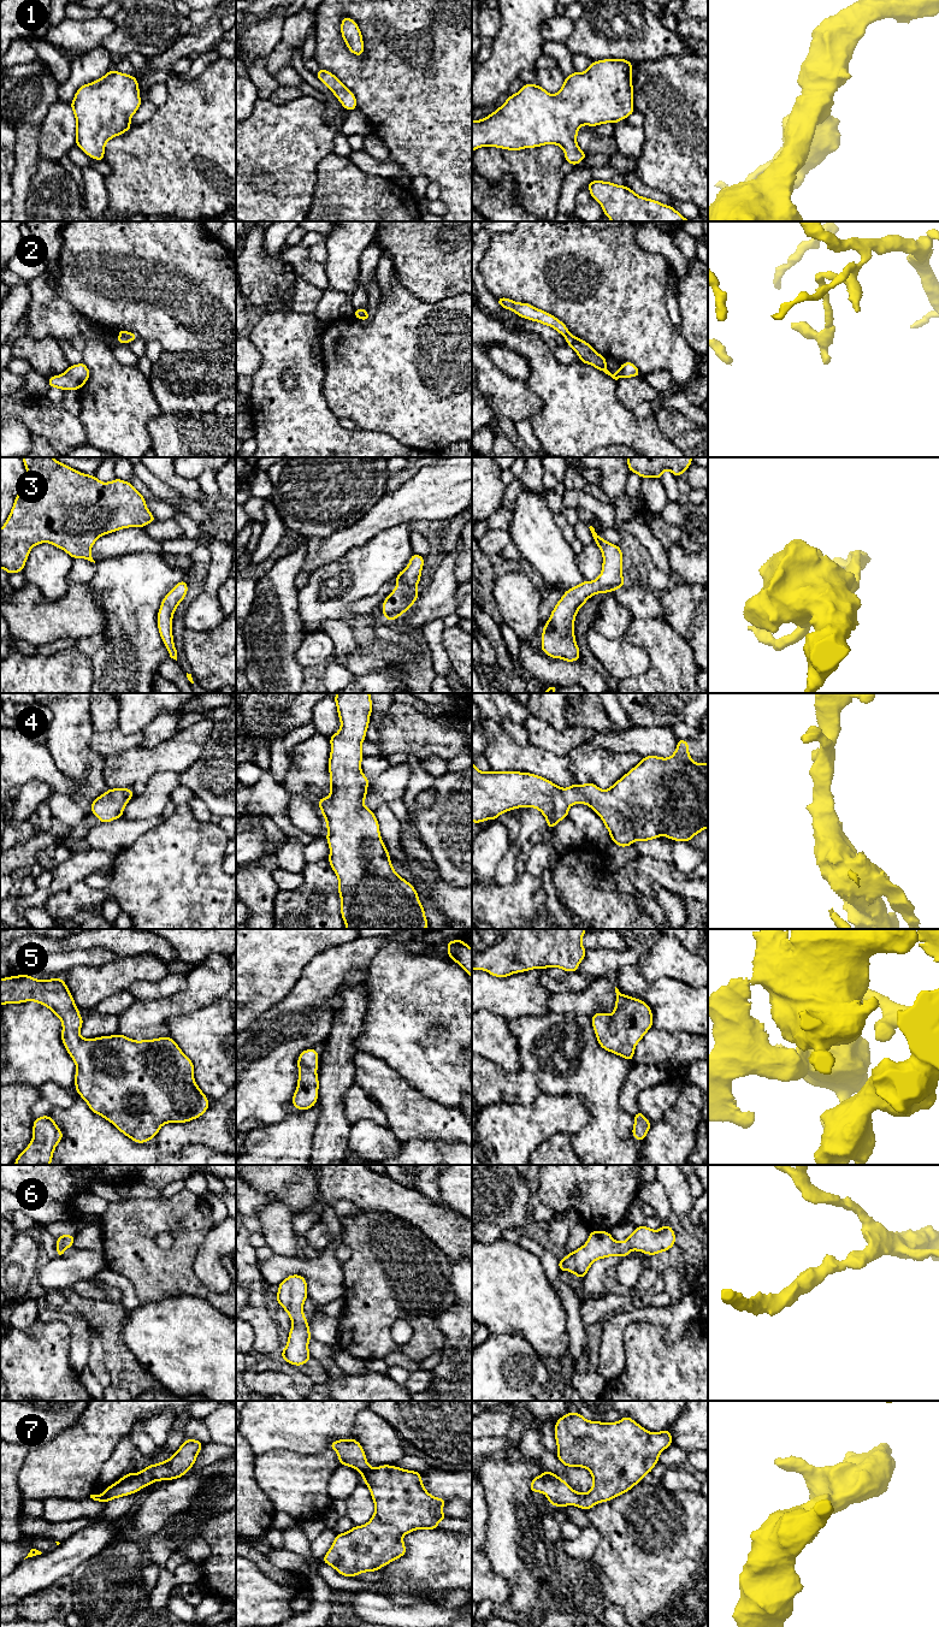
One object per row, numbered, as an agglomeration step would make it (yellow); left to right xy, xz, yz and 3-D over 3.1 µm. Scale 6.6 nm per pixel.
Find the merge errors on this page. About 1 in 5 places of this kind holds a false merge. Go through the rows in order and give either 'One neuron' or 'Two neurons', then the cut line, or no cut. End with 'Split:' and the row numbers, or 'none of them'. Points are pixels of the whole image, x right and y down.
1: One neuron. No split
2: Two neurons. Split along yz (568, 332), (565, 336)
3: One neuron. No split
4: One neuron. No split
5: One neuron. No split
6: One neuron. No split
7: One neuron. No split
Split: 2

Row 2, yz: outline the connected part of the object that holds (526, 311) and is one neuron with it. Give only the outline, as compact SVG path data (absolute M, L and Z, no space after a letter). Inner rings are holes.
M500 297L496 298L496 301L502 308L510 309L516 315L524 319L538 321L543 325L550 326L555 329L559 333L561 333L563 337L566 337L568 333L567 326L561 320L559 320L550 313L533 307L530 303L519 303L507 297Z

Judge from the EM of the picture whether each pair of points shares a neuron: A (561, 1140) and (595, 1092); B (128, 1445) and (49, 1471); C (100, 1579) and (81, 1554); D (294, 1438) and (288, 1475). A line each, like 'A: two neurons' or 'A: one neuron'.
A: two neurons
B: two neurons
C: two neurons
D: two neurons

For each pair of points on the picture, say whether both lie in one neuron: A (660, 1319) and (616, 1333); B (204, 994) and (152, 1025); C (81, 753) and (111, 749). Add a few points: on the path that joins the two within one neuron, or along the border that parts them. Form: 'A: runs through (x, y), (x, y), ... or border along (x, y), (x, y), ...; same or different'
A: runs through (648, 1315), (630, 1315), (624, 1321); same
B: runs through (190, 999), (170, 1007), (165, 1012); same
C: border along (94, 732), (89, 740), (89, 746), (105, 758); different

